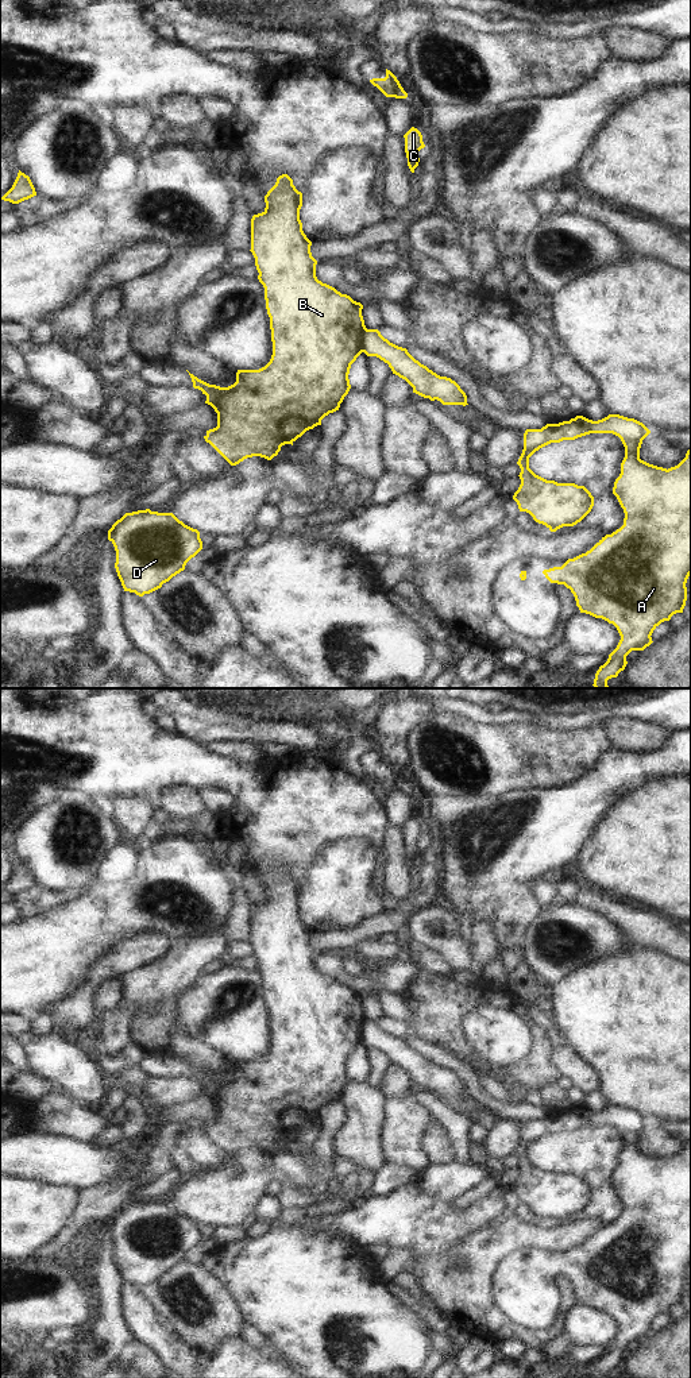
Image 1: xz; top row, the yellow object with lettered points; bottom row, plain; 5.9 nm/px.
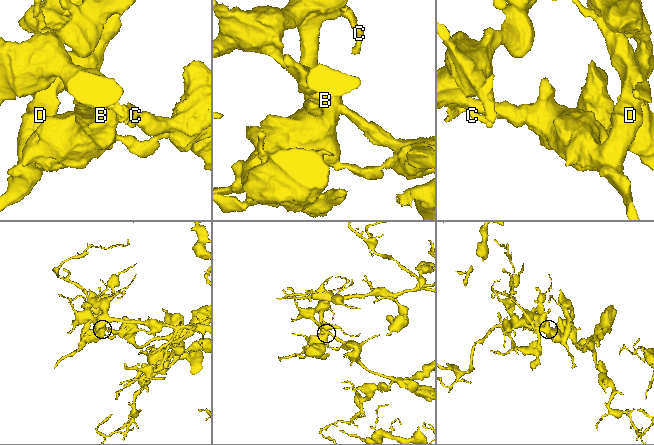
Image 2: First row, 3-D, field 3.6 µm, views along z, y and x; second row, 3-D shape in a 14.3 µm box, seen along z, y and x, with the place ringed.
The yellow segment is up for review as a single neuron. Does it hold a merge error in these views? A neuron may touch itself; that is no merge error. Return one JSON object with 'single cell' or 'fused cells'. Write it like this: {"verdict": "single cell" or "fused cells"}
{"verdict": "fused cells"}

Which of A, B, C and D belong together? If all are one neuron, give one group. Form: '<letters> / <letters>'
A / B C D

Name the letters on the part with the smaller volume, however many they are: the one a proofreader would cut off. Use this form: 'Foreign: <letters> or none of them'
Foreign: A

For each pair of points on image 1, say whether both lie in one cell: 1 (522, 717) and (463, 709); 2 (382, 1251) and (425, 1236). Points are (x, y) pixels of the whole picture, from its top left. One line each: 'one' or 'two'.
1: one
2: two

